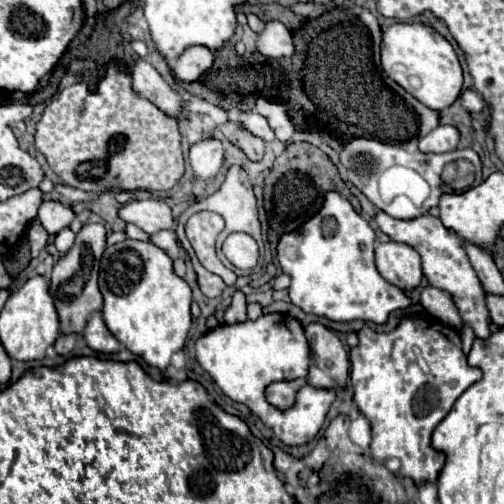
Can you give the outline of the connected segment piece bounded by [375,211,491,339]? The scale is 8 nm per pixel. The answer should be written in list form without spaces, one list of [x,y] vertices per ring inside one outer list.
[[[377,211],[375,223],[393,241],[411,245],[421,255],[423,275],[427,277],[427,281],[433,287],[439,287],[439,289],[453,295],[461,319],[473,327],[473,331],[479,339],[489,337],[491,331],[489,331],[489,311],[485,305],[485,289],[483,289],[475,269],[471,267],[469,257],[465,253],[465,247],[463,247],[461,239],[457,237],[457,233],[453,229],[445,227],[439,217],[433,217],[429,213],[413,217],[413,219],[395,219],[395,217],[389,217],[385,211]]]

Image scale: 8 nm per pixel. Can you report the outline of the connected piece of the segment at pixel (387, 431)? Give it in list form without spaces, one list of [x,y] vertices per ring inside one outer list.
[[[415,317],[403,319],[393,331],[377,333],[371,327],[363,327],[359,333],[359,345],[351,349],[351,383],[355,387],[355,403],[361,413],[371,421],[373,441],[371,455],[377,461],[397,457],[401,461],[401,475],[421,481],[435,481],[445,465],[445,453],[431,447],[431,433],[437,423],[449,413],[455,399],[475,381],[481,379],[481,369],[467,365],[467,357],[461,351],[461,337],[455,329],[443,329],[435,321],[423,321]]]

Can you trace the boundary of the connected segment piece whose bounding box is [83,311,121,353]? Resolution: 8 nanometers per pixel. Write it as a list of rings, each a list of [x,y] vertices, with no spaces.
[[[99,311],[91,313],[91,317],[89,317],[87,325],[85,325],[83,337],[85,337],[87,345],[97,353],[115,353],[121,347],[121,343],[107,329],[107,325],[105,325],[105,321],[103,321]]]

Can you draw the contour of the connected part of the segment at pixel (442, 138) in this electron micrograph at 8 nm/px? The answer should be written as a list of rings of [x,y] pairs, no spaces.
[[[439,125],[419,139],[421,153],[445,153],[453,151],[459,143],[459,131],[451,125]]]

